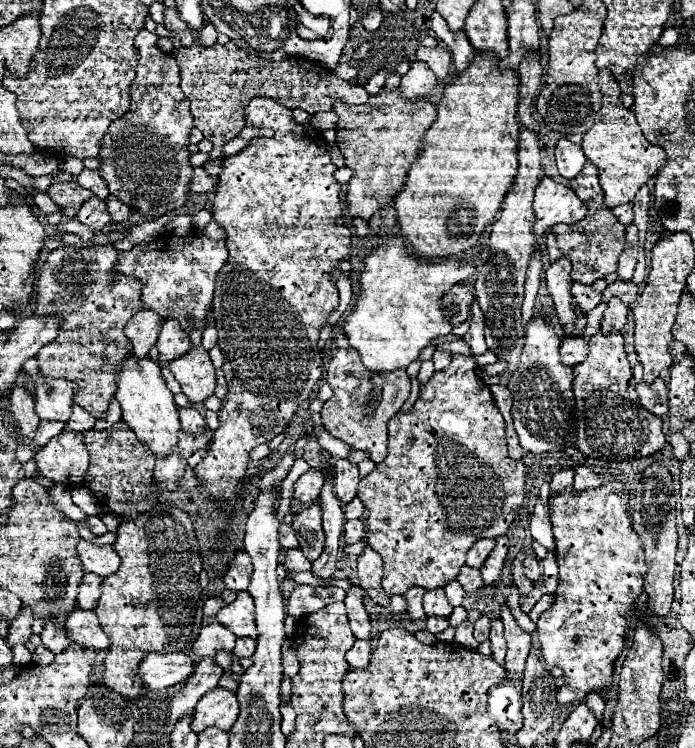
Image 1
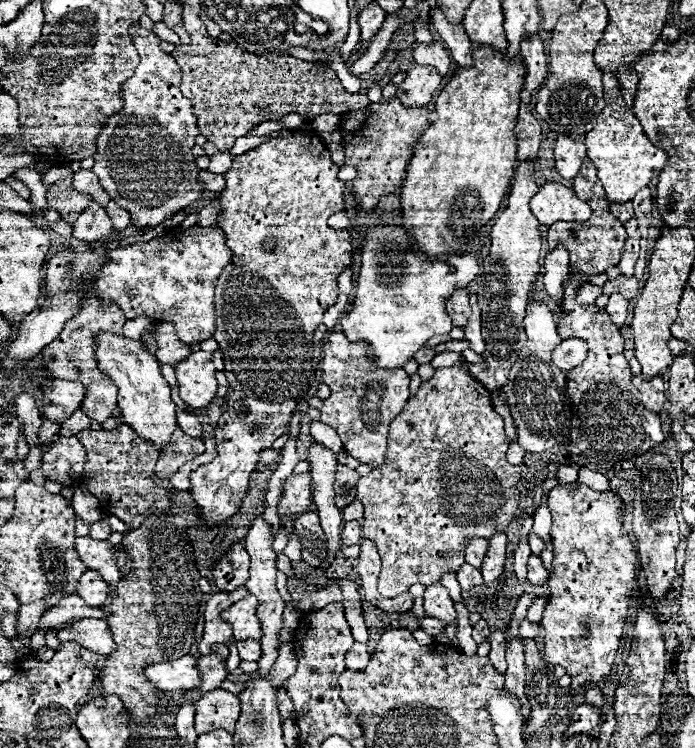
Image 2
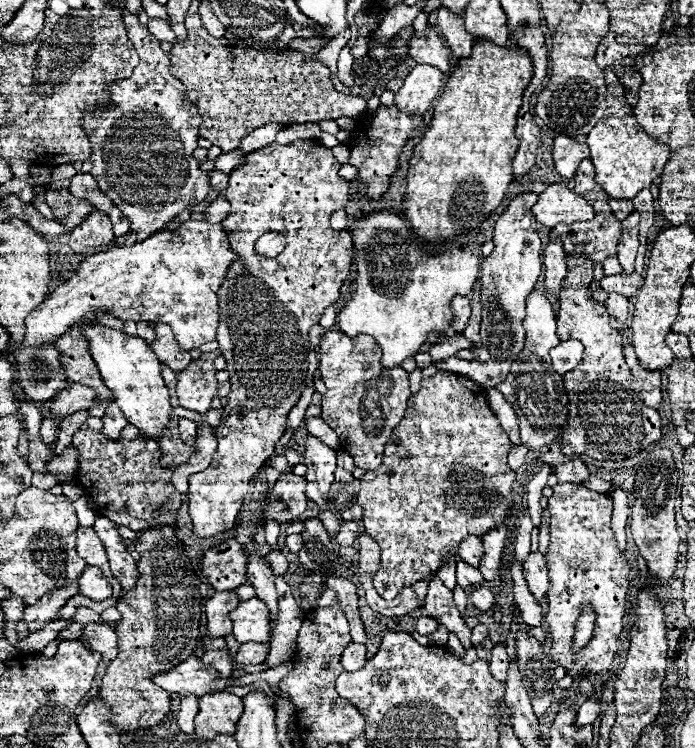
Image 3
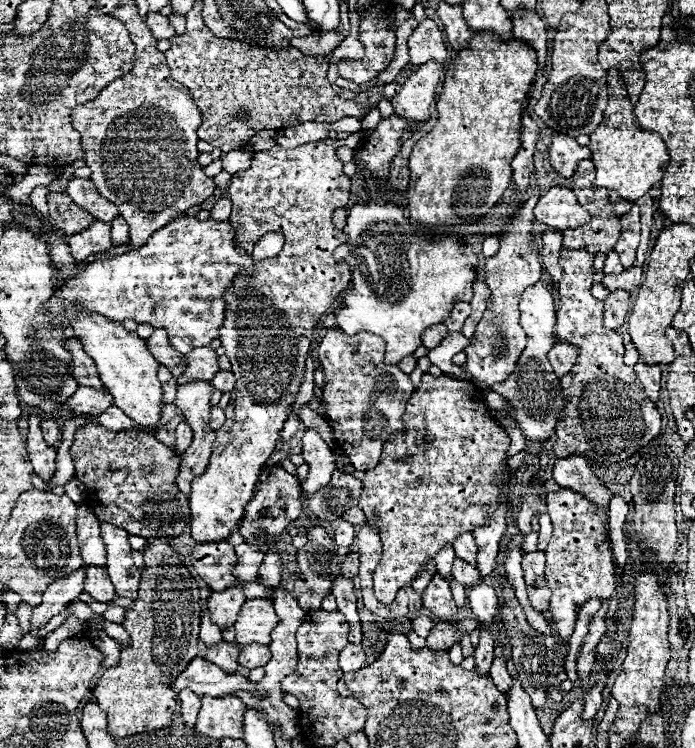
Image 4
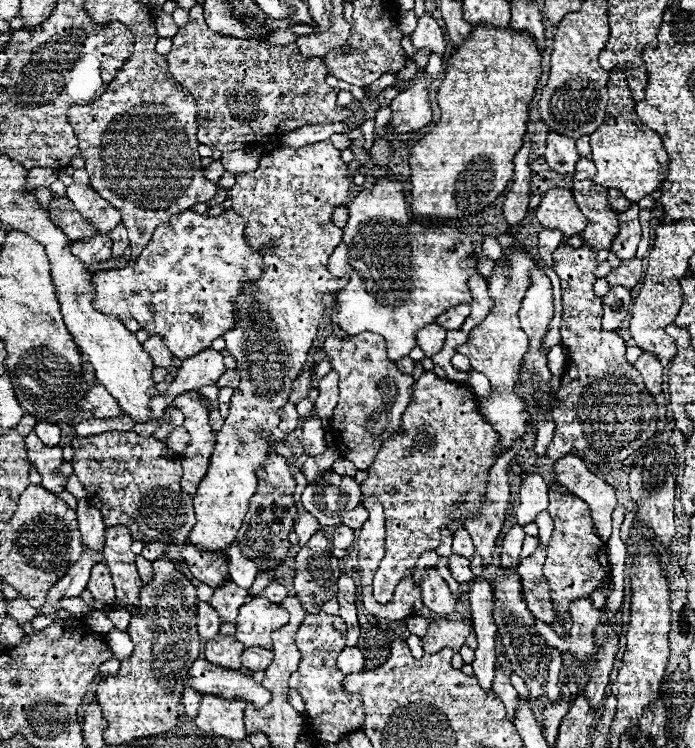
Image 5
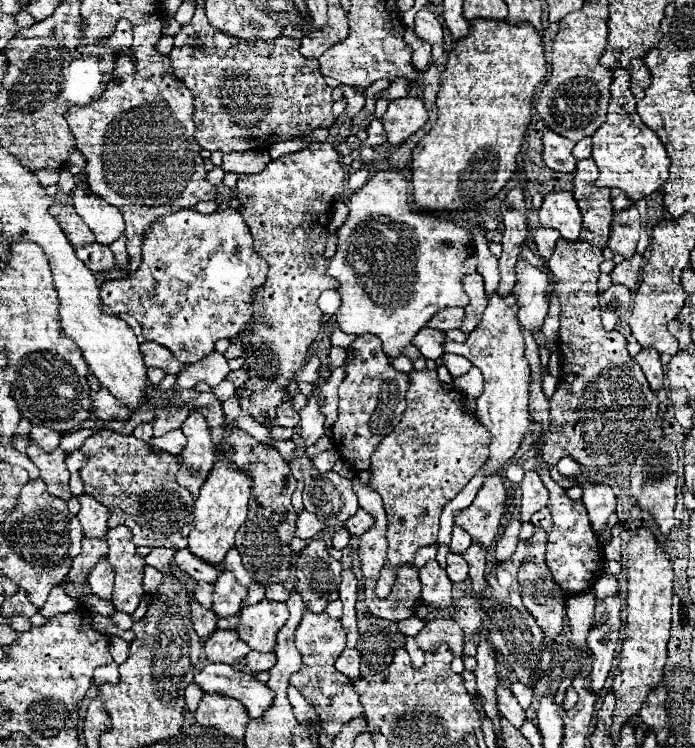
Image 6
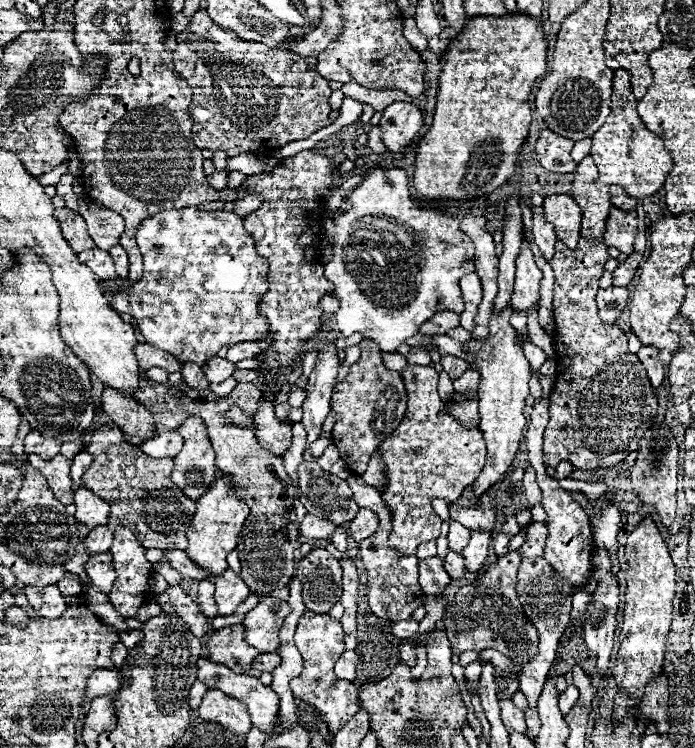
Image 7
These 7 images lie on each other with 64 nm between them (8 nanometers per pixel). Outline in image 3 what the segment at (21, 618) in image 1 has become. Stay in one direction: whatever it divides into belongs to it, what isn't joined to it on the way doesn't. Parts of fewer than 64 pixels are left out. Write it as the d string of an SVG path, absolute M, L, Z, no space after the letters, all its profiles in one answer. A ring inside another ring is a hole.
M70 582L64 588L44 594L36 604L24 606L24 622L28 624L28 630L30 632L42 630L50 620L56 618L56 612L68 602L68 598L76 594L78 594L78 582Z

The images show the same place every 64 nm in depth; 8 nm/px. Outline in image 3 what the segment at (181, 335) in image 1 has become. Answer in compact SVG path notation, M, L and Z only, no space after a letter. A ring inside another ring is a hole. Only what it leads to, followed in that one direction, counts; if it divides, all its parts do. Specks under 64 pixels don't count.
M166 324L156 326L156 340L152 342L152 350L156 352L158 360L162 364L170 366L174 372L180 372L192 360L190 354L186 350L182 352L178 342L174 342L174 334L172 334L170 326L166 326Z

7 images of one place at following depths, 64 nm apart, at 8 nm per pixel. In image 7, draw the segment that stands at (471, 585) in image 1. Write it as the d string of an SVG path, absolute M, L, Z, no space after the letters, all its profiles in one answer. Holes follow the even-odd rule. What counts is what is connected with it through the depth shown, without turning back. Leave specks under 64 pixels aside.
M448 552L444 558L444 570L450 574L452 580L458 580L466 574L466 566L464 566L464 558L458 552Z

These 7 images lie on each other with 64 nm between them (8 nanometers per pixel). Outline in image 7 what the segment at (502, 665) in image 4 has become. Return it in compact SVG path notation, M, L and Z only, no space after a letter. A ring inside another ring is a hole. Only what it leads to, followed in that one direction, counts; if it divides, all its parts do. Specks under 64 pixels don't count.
M500 698L500 710L502 710L502 722L506 728L516 732L526 732L524 712L518 706L514 706L510 698Z

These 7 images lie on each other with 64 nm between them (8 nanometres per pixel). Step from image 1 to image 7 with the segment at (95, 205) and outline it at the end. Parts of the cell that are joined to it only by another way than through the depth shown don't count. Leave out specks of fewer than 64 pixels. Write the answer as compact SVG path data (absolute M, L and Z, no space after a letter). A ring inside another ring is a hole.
M90 248L78 254L78 260L82 264L86 264L96 276L98 280L114 280L116 278L116 270L114 270L114 260L112 256L102 250L102 248Z

